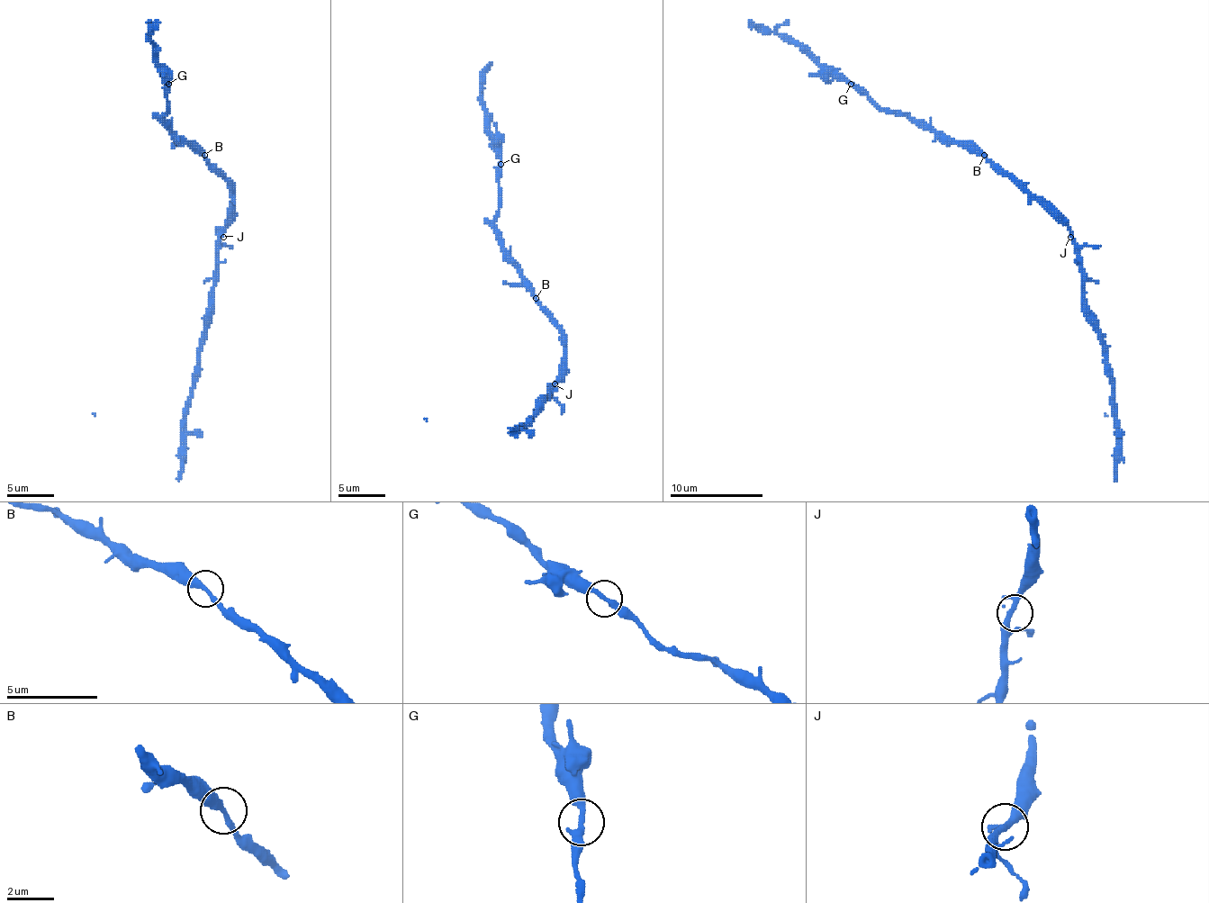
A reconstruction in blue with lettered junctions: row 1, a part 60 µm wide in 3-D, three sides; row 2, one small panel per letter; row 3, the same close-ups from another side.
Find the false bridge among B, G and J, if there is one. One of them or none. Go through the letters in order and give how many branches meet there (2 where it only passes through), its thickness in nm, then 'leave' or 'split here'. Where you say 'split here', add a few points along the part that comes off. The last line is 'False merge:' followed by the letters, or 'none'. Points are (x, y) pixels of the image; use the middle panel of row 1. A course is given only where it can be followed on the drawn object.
B: 2 | 300 nm | leave
G: 2 | 280 nm | leave
J: 2 | 280 nm | leave
False merge: none

